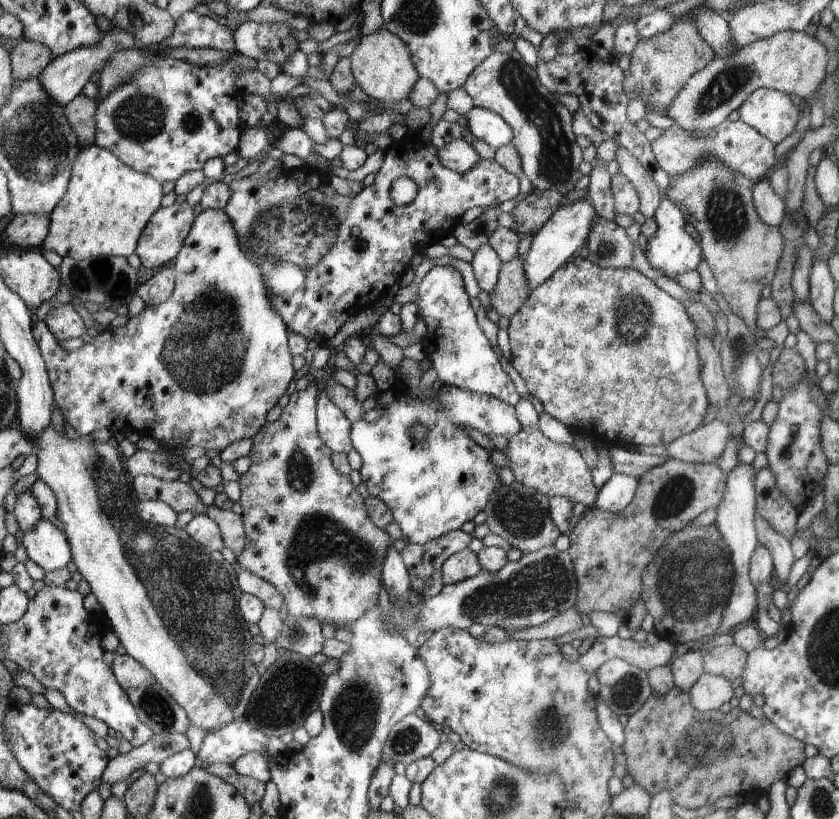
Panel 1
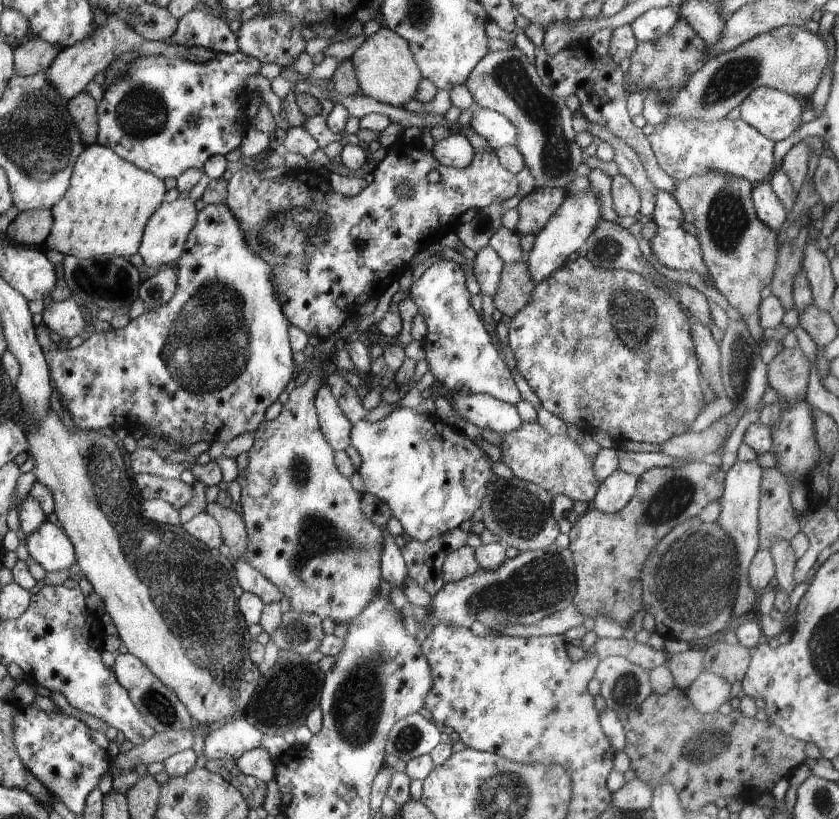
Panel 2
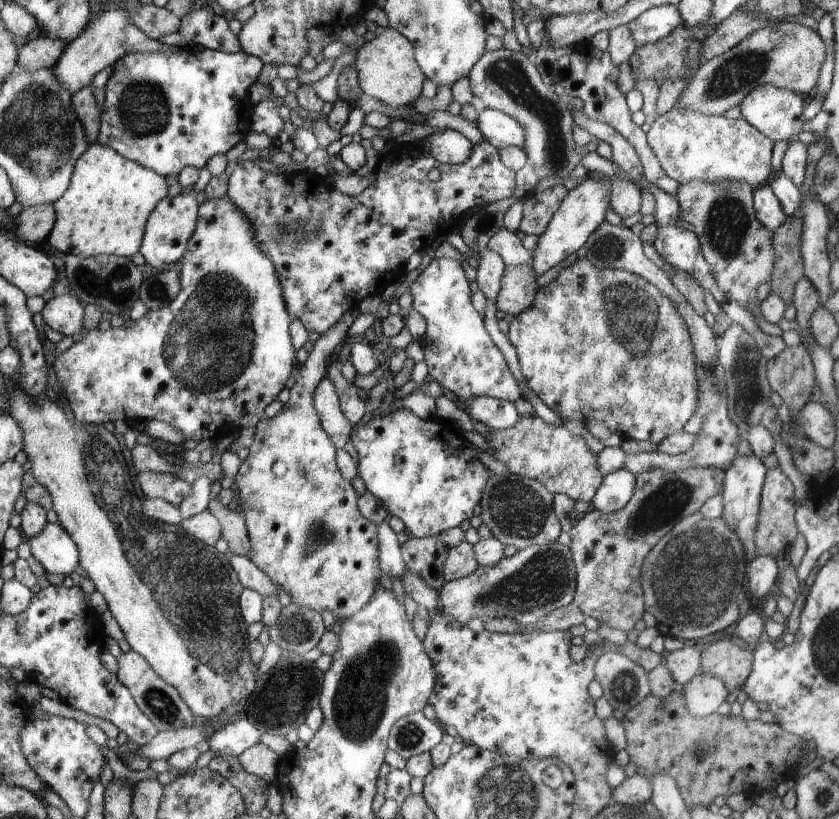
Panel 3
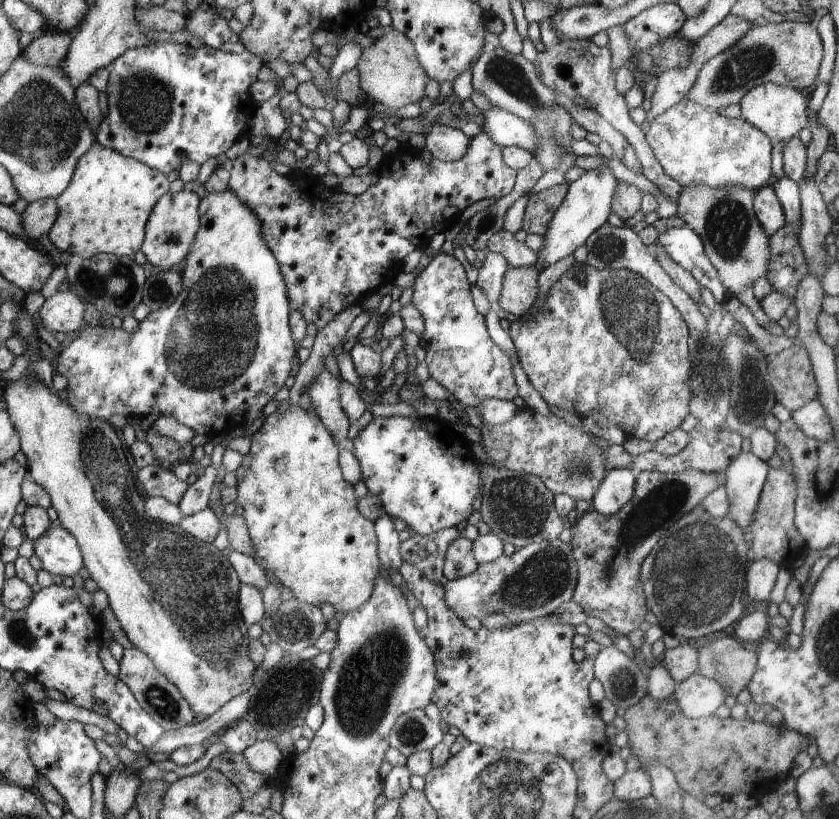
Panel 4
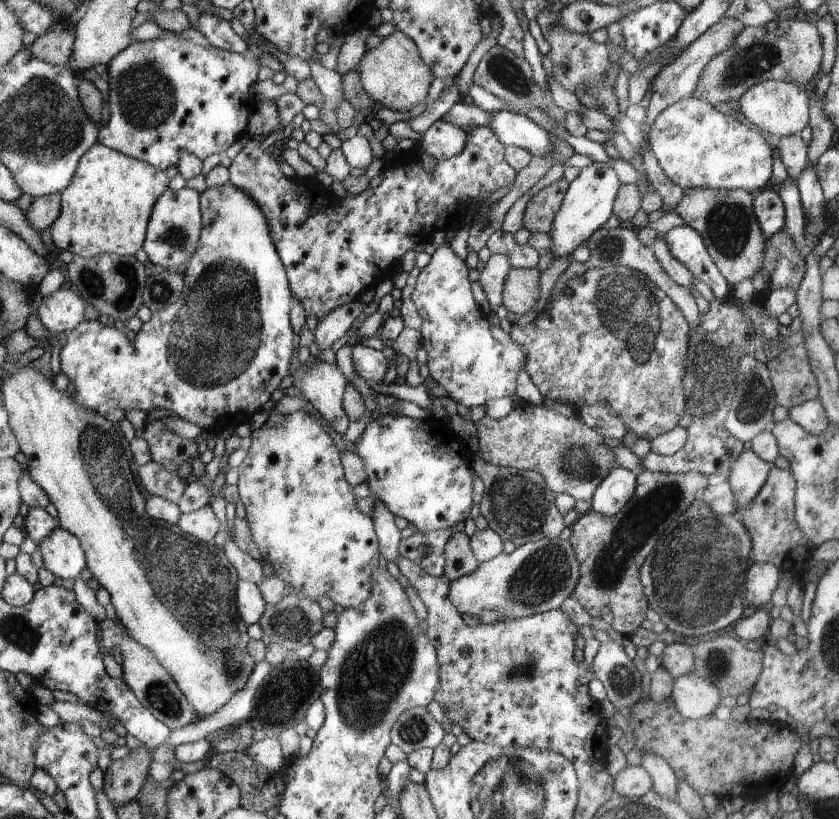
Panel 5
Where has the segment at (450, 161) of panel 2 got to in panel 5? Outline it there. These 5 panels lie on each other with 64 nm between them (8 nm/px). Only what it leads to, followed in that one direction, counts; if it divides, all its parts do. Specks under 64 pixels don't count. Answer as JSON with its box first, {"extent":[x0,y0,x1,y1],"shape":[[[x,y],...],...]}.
{"extent":[416,119,468,160],"shape":[[[442,119],[434,121],[421,135],[422,140],[416,144],[416,149],[426,151],[436,160],[448,160],[459,155],[464,150],[468,138],[463,128]]]}

